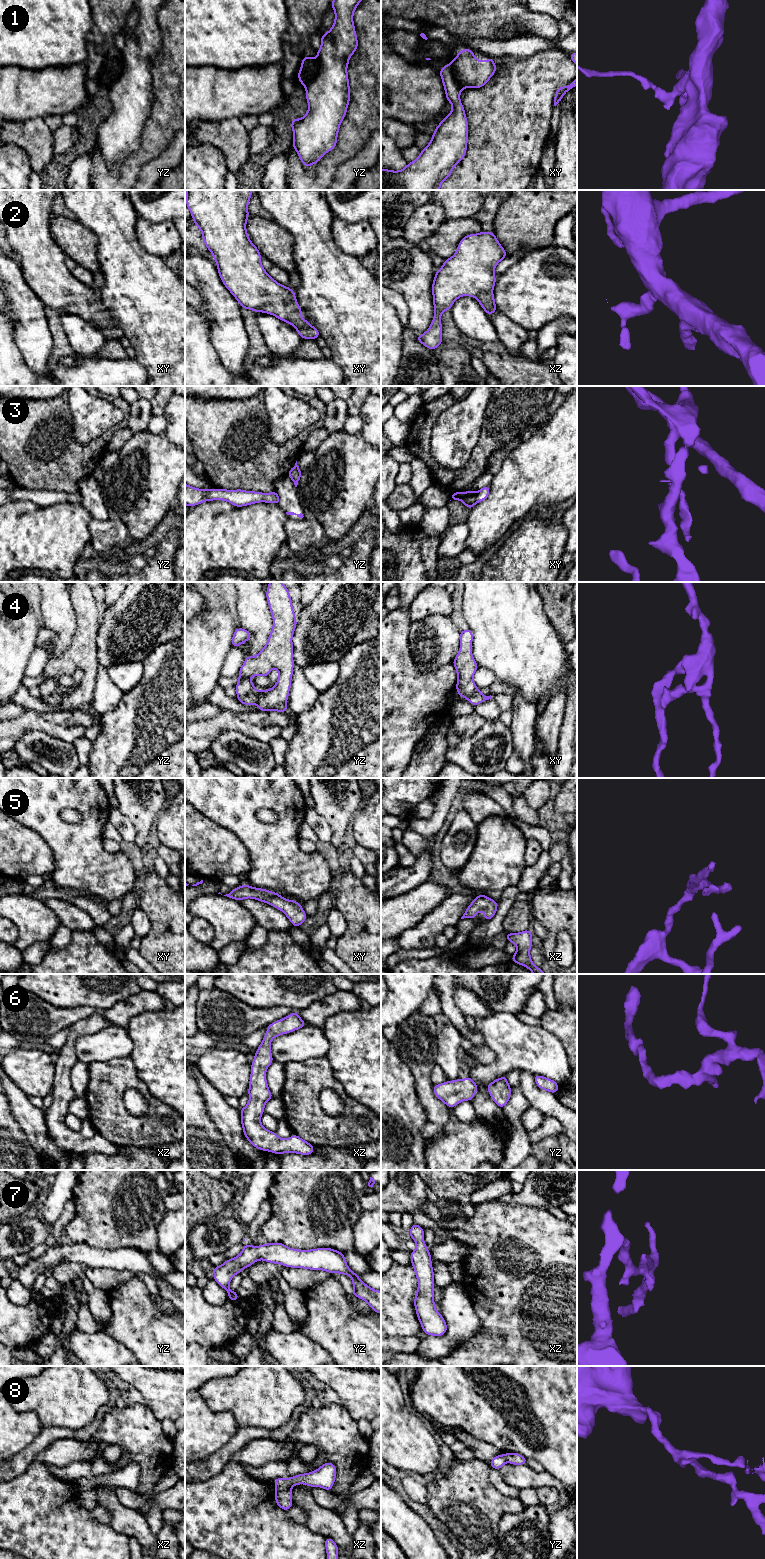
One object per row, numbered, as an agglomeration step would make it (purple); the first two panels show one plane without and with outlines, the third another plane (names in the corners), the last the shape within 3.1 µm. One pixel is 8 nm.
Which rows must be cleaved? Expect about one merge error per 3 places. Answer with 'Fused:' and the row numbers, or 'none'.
Fused: 1, 3, 4, 8

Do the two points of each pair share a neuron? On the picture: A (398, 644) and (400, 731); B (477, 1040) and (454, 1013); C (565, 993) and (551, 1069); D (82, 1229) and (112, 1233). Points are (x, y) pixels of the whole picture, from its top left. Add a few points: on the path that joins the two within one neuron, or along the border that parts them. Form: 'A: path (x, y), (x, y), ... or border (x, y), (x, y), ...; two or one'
A: path (397, 666), (397, 709); one
B: path (470, 1034), (458, 1020); one
C: border (540, 1025), (559, 1039), (566, 1054); two
D: border (77, 1215), (88, 1227), (85, 1241); two

